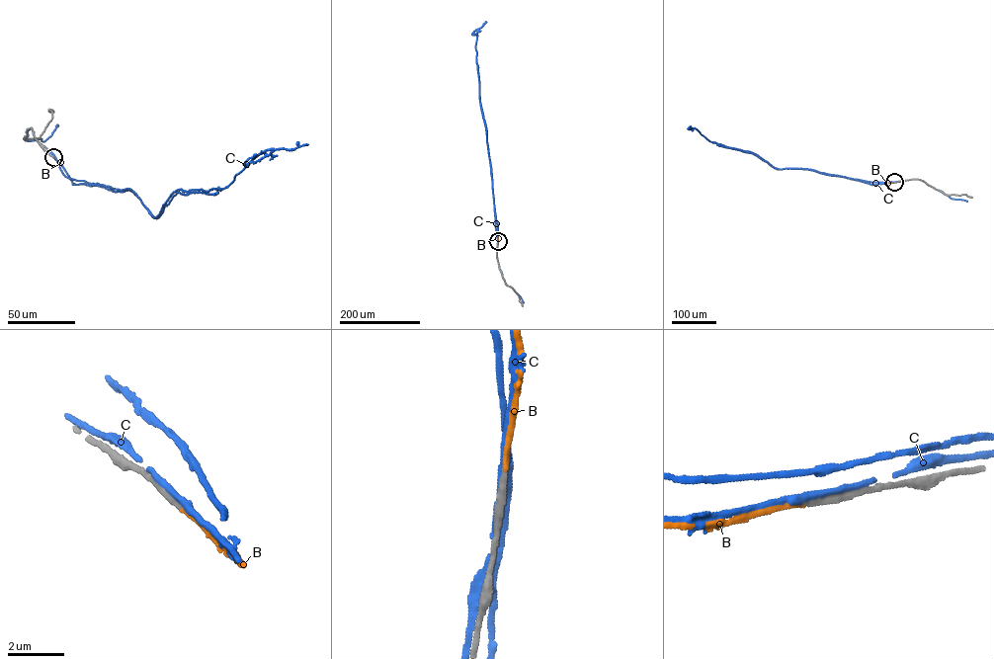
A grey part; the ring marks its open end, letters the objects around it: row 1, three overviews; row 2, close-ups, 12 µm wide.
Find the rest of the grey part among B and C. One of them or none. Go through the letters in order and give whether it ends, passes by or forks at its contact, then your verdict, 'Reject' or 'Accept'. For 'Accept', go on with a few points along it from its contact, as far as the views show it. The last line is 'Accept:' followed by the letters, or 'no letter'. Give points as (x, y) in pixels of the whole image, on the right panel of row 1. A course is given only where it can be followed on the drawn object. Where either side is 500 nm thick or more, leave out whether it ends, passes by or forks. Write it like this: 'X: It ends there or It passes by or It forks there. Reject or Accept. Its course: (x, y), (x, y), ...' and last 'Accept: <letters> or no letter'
B: It ends there. Accept
C: It passes by. Reject
Accept: B

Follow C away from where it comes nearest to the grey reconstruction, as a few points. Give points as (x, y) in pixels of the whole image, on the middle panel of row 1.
C: (498, 241), (475, 46), (477, 32), (486, 22)

